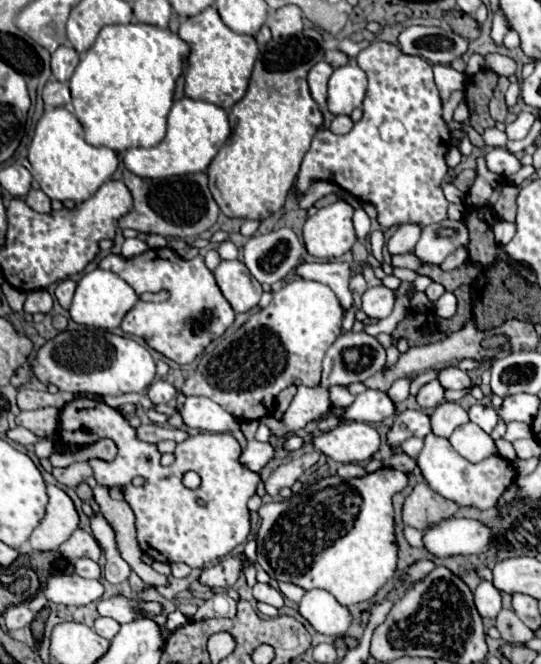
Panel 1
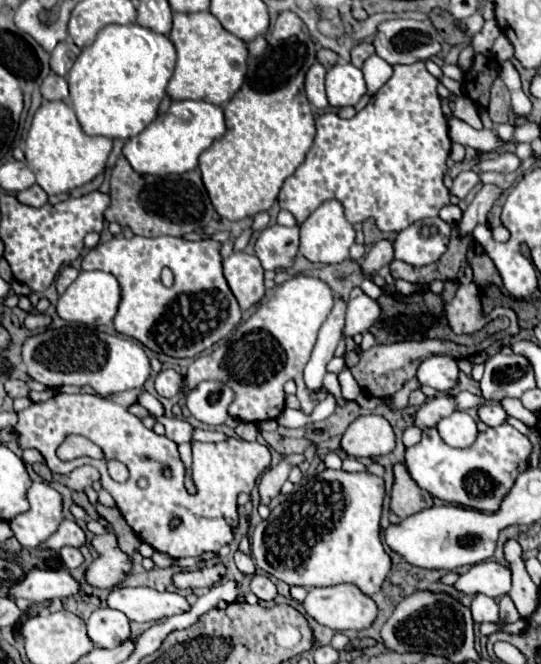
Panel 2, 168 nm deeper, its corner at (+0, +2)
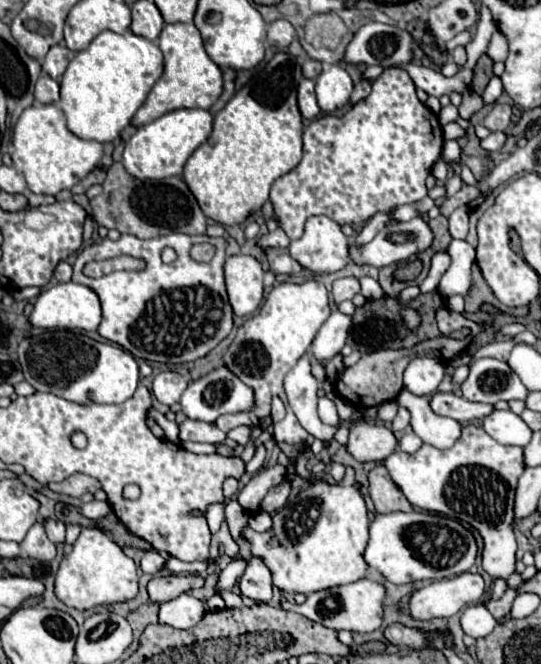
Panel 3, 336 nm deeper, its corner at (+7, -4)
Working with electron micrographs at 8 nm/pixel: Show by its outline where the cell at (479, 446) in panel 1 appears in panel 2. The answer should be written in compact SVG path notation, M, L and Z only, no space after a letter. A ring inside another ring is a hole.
M452 413L450 417L442 419L436 429L450 447L458 447L458 449L472 447L478 435L476 421L468 413Z

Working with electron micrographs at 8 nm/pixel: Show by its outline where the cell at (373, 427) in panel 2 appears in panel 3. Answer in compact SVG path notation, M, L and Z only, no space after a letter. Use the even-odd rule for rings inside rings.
M359 423L349 433L347 451L361 463L381 461L397 449L397 439L393 431L377 423Z

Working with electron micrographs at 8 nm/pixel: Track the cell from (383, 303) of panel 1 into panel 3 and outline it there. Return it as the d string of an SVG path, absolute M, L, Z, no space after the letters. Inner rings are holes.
M333 311L329 315L329 319L317 331L317 335L311 343L311 349L309 349L311 355L319 361L335 357L347 341L349 327L351 327L351 317L343 315L339 311Z

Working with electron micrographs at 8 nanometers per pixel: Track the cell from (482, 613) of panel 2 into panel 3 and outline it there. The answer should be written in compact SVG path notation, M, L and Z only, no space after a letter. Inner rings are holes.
M479 603L479 605L471 605L465 609L465 613L461 615L461 627L463 627L465 635L479 639L479 637L485 637L493 631L495 619L487 611L487 607Z

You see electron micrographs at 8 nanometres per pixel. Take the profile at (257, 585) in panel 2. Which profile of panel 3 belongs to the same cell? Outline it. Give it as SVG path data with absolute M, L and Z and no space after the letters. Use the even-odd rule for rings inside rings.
M253 557L245 569L245 573L239 579L241 595L253 599L253 601L271 601L271 573L265 567L265 563L259 557Z

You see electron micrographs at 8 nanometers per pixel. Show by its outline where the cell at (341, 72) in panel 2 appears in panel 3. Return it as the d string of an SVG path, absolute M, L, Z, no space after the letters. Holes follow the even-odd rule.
M329 65L315 81L317 103L325 113L343 109L349 103L353 81L341 65Z

